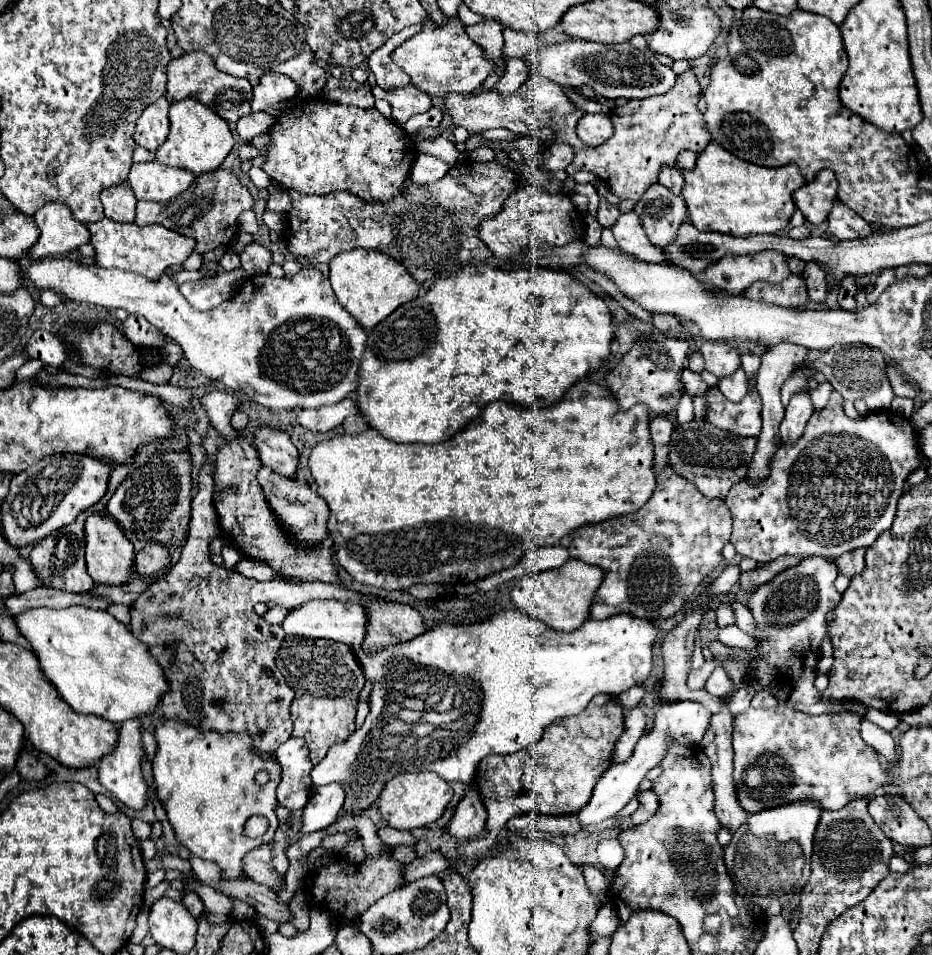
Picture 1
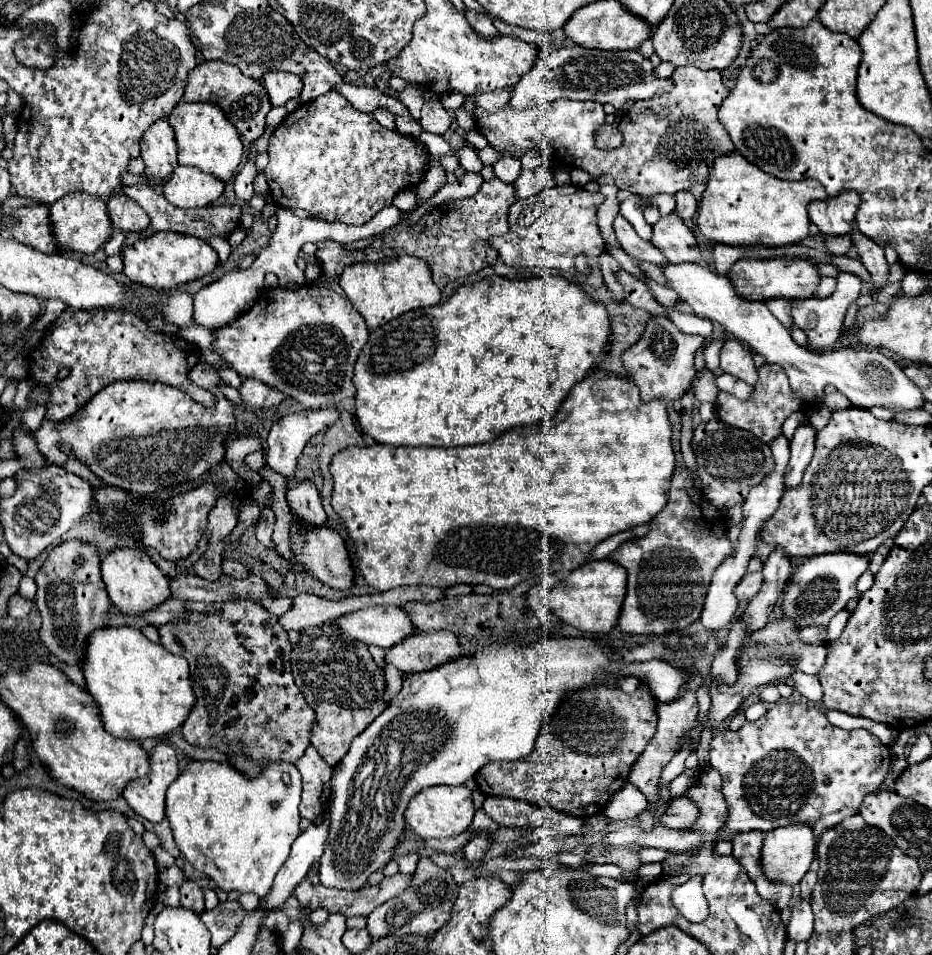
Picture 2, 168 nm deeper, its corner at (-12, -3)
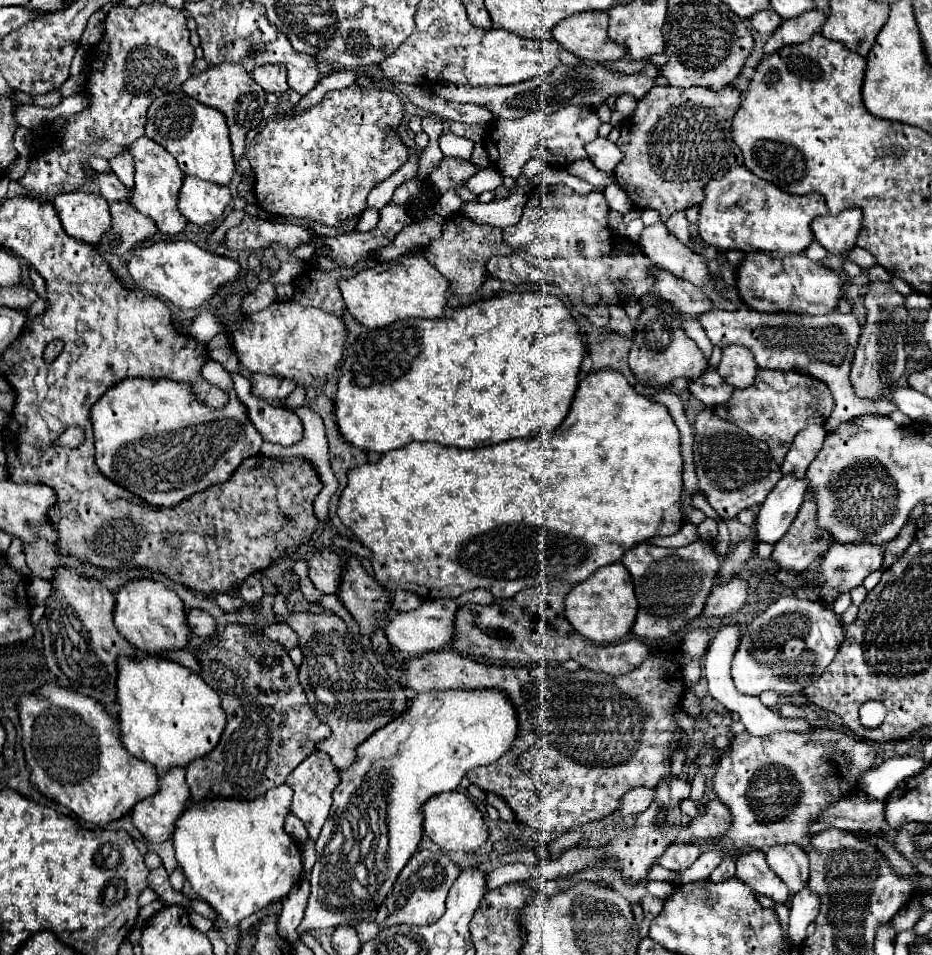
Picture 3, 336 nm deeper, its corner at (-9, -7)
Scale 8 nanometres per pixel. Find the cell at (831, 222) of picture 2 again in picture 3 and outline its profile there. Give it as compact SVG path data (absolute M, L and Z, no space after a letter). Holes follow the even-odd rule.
M844 209L838 215L816 217L812 223L812 233L816 241L830 253L844 255L856 245L856 237L862 225L862 211Z

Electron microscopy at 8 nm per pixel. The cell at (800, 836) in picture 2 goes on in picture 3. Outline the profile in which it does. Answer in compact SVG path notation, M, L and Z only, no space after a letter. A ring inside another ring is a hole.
M774 845L766 851L770 869L788 885L790 893L796 893L808 885L808 855L802 847Z

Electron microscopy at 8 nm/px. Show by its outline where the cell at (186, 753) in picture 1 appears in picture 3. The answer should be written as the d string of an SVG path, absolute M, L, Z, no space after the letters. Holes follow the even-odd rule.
M284 783L266 791L266 795L254 801L212 797L194 803L192 799L188 799L186 811L176 821L172 839L174 839L178 865L182 867L194 893L206 903L210 903L212 909L228 925L238 925L242 919L254 915L256 911L270 905L272 901L286 897L292 885L300 881L302 875L300 849L294 849L294 841L284 831L284 821L292 807L292 795L294 791Z

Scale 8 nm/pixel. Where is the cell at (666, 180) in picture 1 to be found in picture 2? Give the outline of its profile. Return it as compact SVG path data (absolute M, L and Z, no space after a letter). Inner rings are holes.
M679 191L679 195L675 195L675 201L677 201L677 207L675 211L681 215L681 219L689 219L697 213L697 201L693 199L693 195L689 191Z

